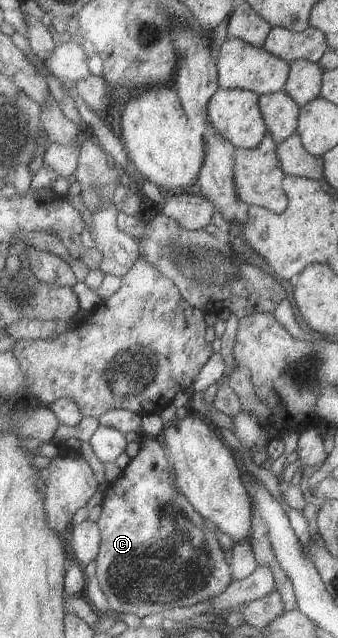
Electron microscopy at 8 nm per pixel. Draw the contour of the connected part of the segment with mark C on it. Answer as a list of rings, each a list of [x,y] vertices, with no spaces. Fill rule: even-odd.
[[[144,436],[142,440],[143,445],[139,447],[136,456],[131,458],[122,470],[120,469],[116,480],[108,483],[103,492],[103,499],[100,504],[102,507],[101,513],[97,522],[95,522],[101,537],[97,555],[93,558],[95,560],[95,577],[108,601],[111,613],[120,614],[120,616],[124,613],[134,614],[134,616],[138,616],[140,619],[147,614],[161,613],[163,610],[170,610],[174,607],[183,607],[187,611],[192,611],[194,608],[201,606],[203,602],[208,601],[210,597],[220,594],[224,587],[227,587],[232,580],[229,565],[226,564],[223,550],[218,545],[214,531],[205,527],[203,516],[198,514],[190,502],[188,502],[188,499],[175,489],[176,486],[173,485],[170,478],[170,462],[166,452],[163,450],[162,442],[157,438],[148,436]]]

